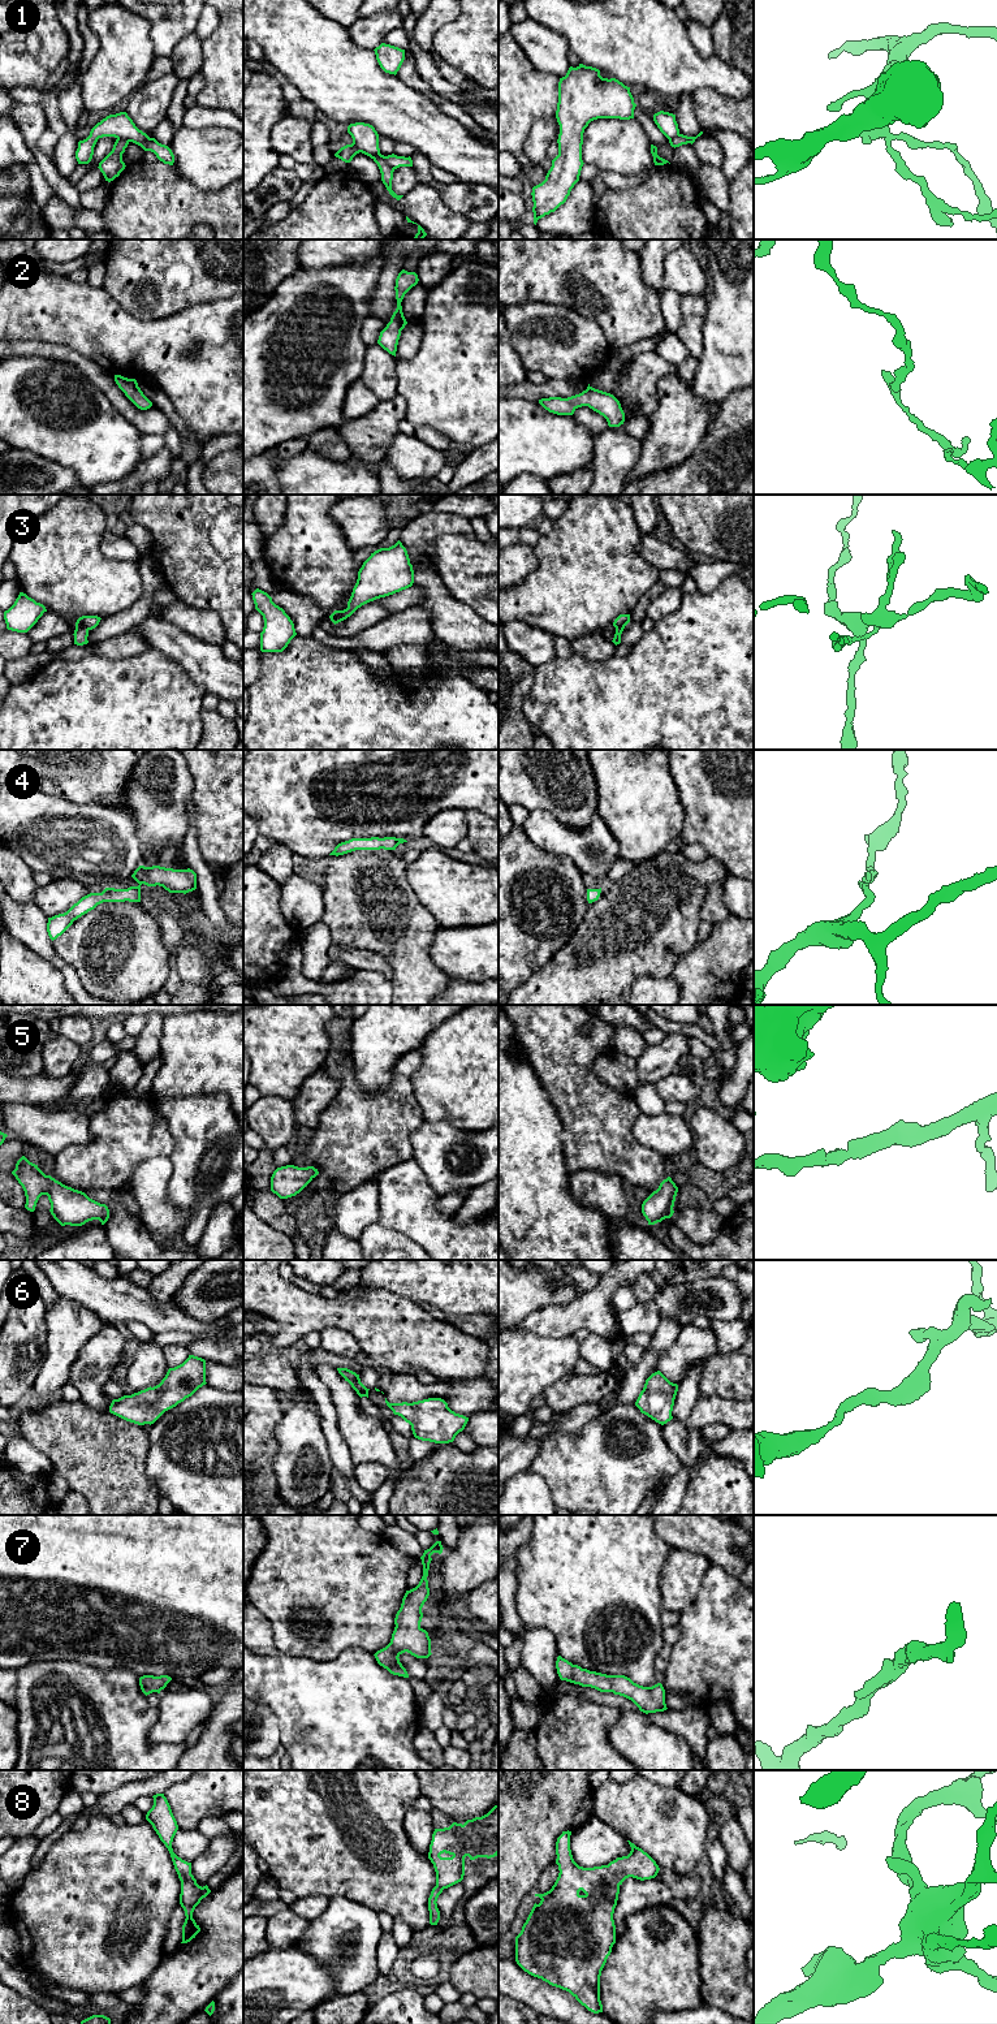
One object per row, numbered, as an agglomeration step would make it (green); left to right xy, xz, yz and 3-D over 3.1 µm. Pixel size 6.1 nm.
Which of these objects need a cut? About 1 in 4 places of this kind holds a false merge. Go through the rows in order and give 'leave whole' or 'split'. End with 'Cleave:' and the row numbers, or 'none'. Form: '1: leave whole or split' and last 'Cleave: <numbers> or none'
1: leave whole
2: leave whole
3: split
4: leave whole
5: leave whole
6: leave whole
7: leave whole
8: leave whole
Cleave: 3

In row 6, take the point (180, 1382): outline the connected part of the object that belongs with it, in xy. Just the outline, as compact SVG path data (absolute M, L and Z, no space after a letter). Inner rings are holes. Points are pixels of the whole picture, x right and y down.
M189 1355L182 1364L169 1368L159 1385L113 1399L109 1412L138 1425L151 1425L206 1384L206 1360Z

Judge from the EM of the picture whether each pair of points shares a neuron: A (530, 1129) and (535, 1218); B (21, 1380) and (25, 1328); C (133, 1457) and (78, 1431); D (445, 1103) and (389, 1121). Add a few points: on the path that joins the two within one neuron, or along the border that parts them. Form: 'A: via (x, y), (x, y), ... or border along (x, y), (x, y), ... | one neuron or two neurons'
A: via (530, 1151), (530, 1196) | one neuron
B: via (21, 1367), (21, 1341) | one neuron
C: via (120, 1457), (104, 1457), (91, 1444) | one neuron
D: border along (410, 1080), (414, 1088), (414, 1099), (424, 1120) | two neurons

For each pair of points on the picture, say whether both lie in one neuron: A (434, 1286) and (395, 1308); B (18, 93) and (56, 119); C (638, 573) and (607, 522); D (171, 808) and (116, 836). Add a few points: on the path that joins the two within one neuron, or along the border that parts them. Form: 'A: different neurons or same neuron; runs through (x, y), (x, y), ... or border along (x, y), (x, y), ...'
A: different neurons; border along (380, 1289), (402, 1295), (419, 1306)
B: same neuron; runs through (29, 96), (39, 98), (50, 108)
C: same neuron; runs through (625, 560), (607, 542), (607, 535)
D: different neurons; border along (124, 811), (134, 827), (142, 857)

